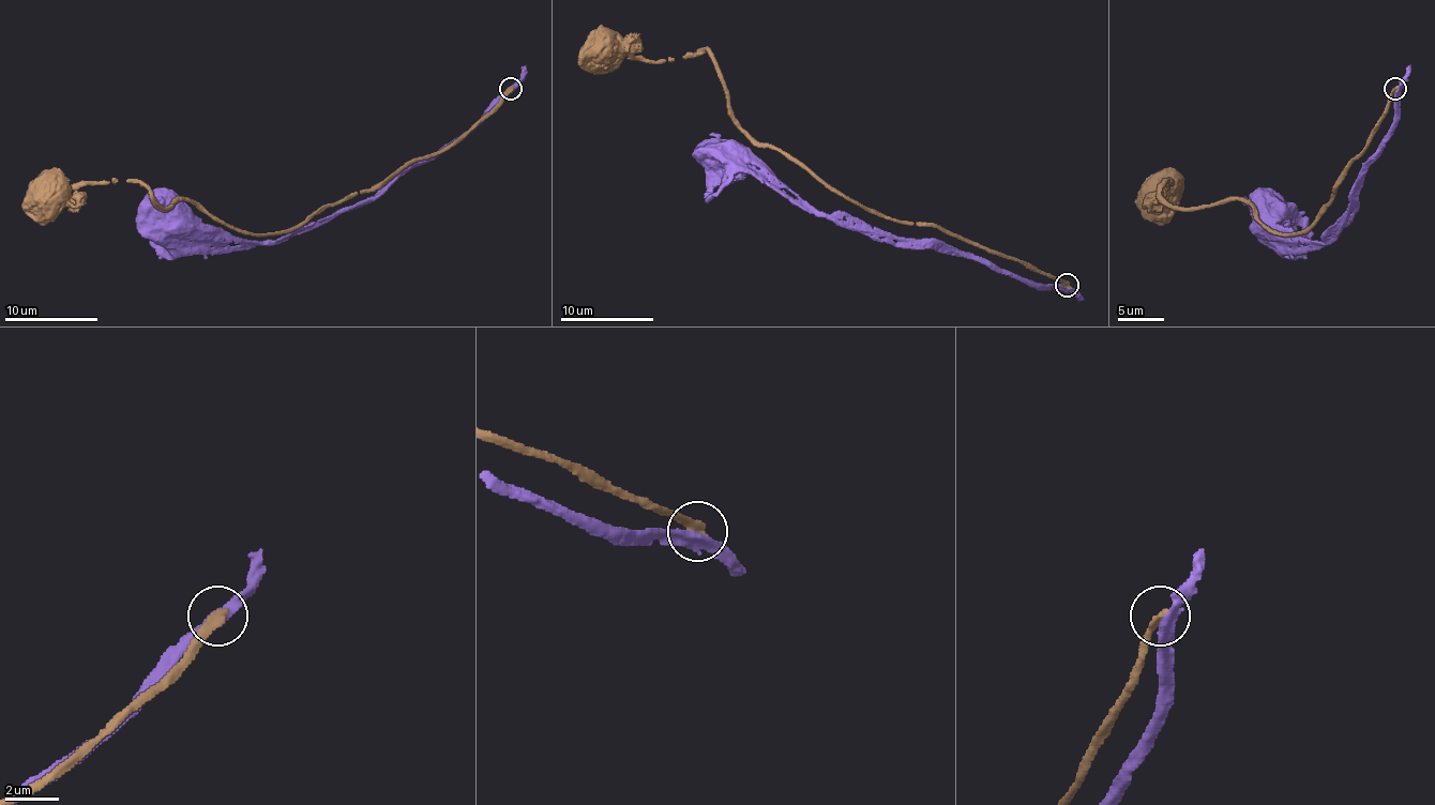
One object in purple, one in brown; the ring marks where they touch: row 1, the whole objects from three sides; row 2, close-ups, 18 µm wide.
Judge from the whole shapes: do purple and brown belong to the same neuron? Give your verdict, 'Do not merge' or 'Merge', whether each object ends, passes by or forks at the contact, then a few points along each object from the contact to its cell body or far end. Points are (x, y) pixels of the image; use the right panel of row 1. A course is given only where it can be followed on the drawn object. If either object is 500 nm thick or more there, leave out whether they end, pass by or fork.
Do not merge. At the ring purple passes by. At the ring brown ends. Course of purple: (1395, 89), (1395, 124), (1368, 158), (1352, 206), (1324, 242), (1296, 240), (1277, 224), (1277, 206), (1270, 206). Course of brown: (1395, 89), (1302, 233), (1268, 228), (1242, 200), (1177, 208), (1161, 192), (1167, 180), (1175, 192), (1159, 198)

